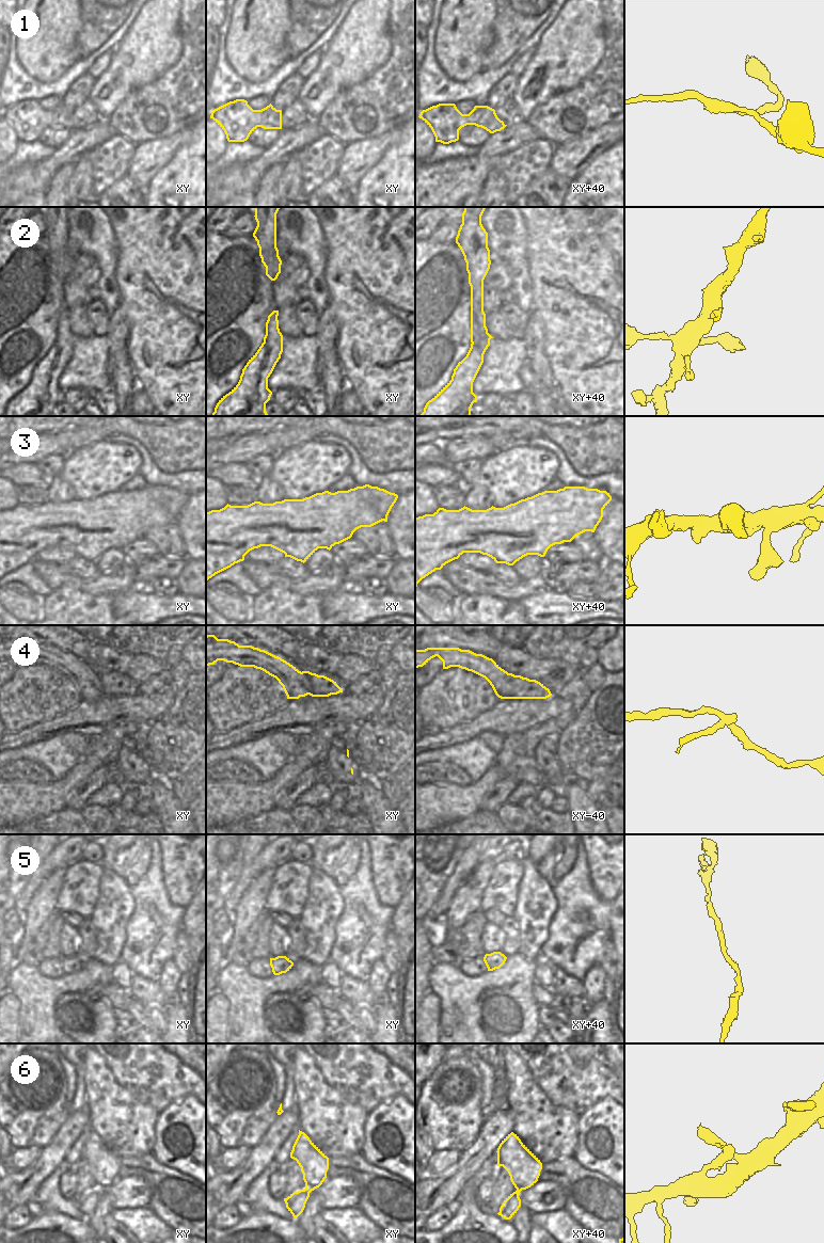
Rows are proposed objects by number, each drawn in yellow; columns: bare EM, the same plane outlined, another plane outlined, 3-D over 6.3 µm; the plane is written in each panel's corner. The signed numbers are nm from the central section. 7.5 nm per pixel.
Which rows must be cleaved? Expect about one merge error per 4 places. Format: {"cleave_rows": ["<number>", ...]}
{"cleave_rows": ["2", "4"]}

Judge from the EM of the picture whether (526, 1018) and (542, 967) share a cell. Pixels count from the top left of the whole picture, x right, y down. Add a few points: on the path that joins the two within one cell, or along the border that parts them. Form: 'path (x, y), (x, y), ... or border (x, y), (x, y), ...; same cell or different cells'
border (539, 960), (535, 970), (536, 983); different cells

